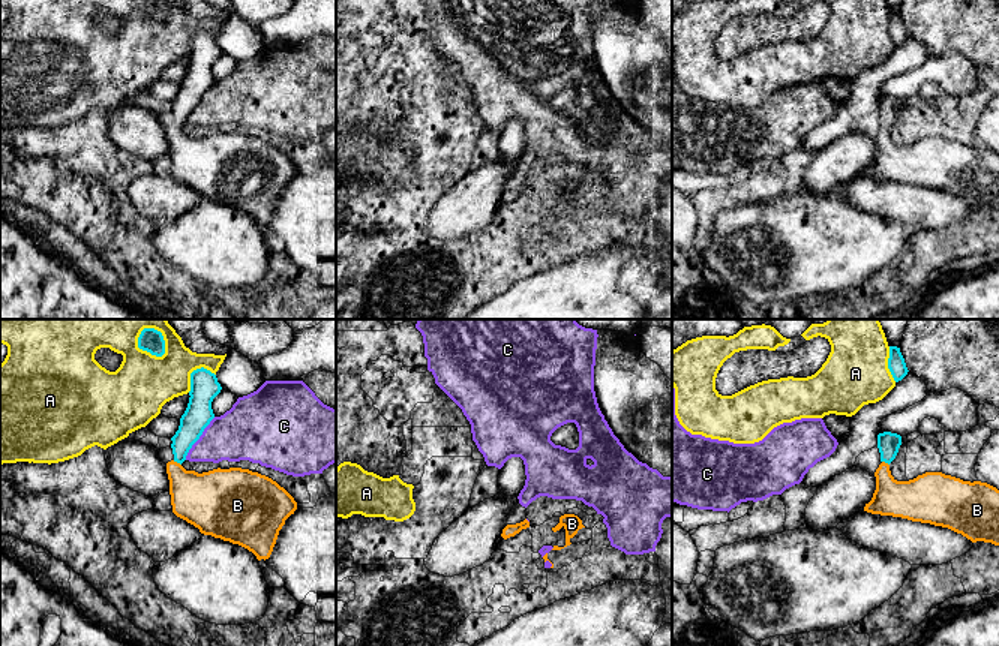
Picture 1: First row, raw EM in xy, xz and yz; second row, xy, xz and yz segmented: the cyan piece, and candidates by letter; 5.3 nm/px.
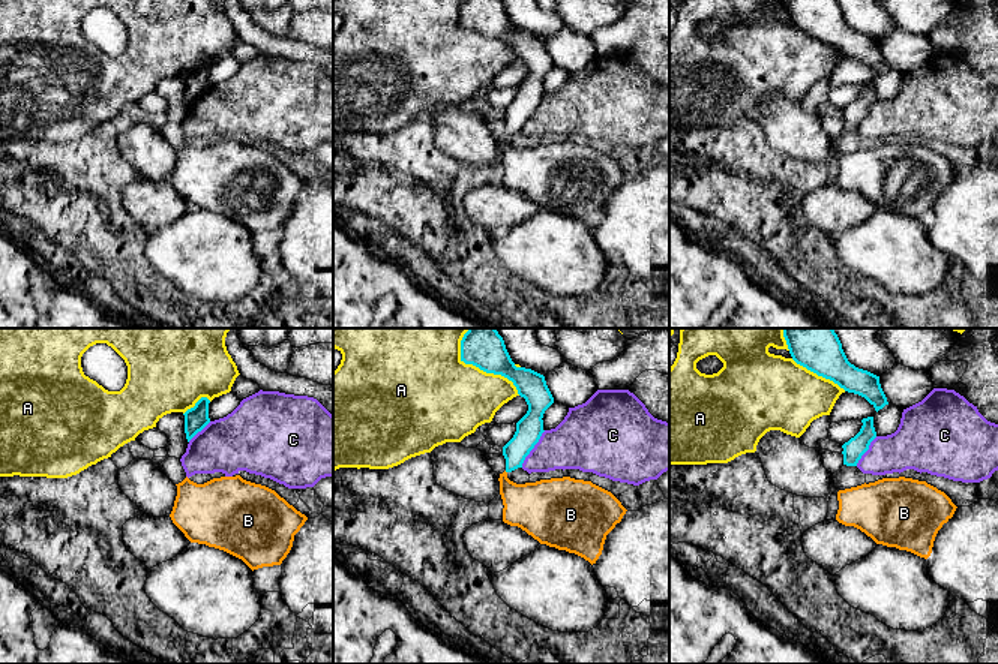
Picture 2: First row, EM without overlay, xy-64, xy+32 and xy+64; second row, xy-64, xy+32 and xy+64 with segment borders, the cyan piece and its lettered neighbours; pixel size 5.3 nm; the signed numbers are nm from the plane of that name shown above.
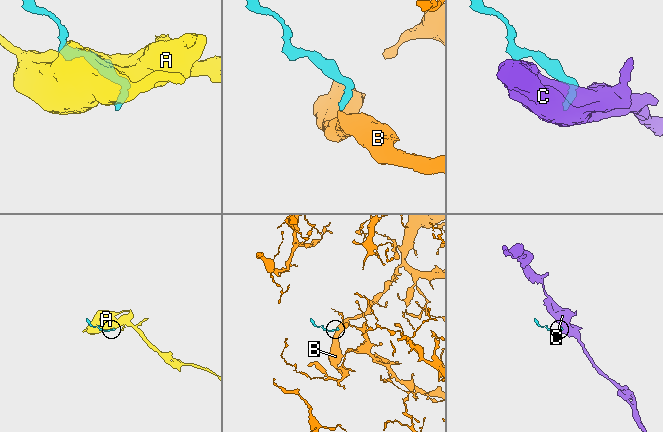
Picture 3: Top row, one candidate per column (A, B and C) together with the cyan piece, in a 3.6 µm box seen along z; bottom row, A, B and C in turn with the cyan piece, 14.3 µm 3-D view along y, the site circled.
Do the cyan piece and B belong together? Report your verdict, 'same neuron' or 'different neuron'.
same neuron

